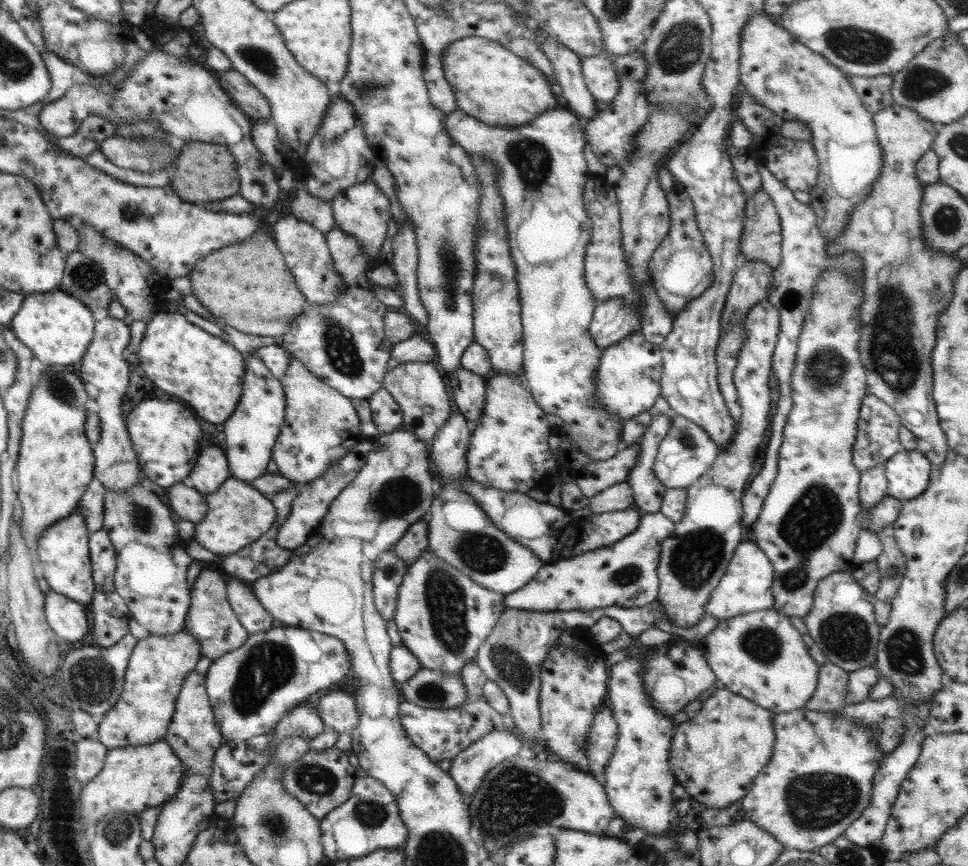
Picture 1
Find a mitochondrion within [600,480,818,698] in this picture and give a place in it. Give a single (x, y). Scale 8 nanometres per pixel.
(696, 556)

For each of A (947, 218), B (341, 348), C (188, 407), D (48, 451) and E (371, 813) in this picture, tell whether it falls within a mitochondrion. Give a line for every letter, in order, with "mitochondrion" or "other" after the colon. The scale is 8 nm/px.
A: mitochondrion
B: mitochondrion
C: other
D: other
E: mitochondrion

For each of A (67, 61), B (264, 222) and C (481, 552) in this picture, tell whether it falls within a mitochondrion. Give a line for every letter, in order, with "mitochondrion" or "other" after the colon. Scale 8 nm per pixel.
A: other
B: other
C: mitochondrion

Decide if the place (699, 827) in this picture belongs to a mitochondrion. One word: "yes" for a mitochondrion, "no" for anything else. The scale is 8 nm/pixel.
no

